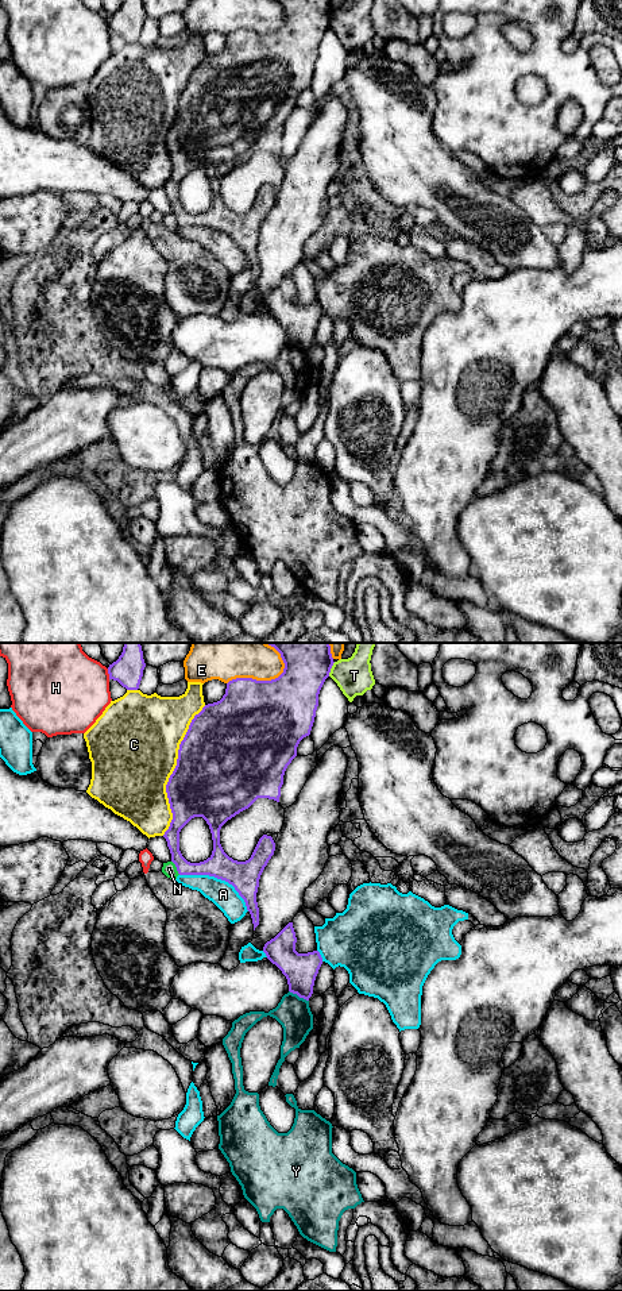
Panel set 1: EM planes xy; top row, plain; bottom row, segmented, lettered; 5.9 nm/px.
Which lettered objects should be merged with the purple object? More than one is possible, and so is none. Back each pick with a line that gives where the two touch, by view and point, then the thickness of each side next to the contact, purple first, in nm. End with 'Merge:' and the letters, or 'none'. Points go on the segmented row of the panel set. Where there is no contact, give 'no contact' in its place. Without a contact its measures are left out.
Merge: none

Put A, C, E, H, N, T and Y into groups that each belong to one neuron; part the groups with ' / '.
A / C / E / H / N / T / Y

